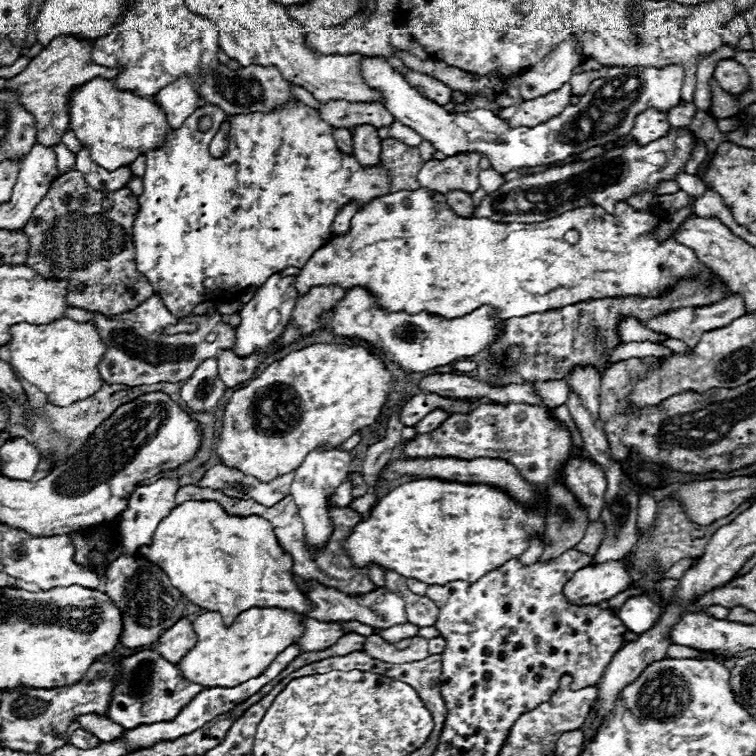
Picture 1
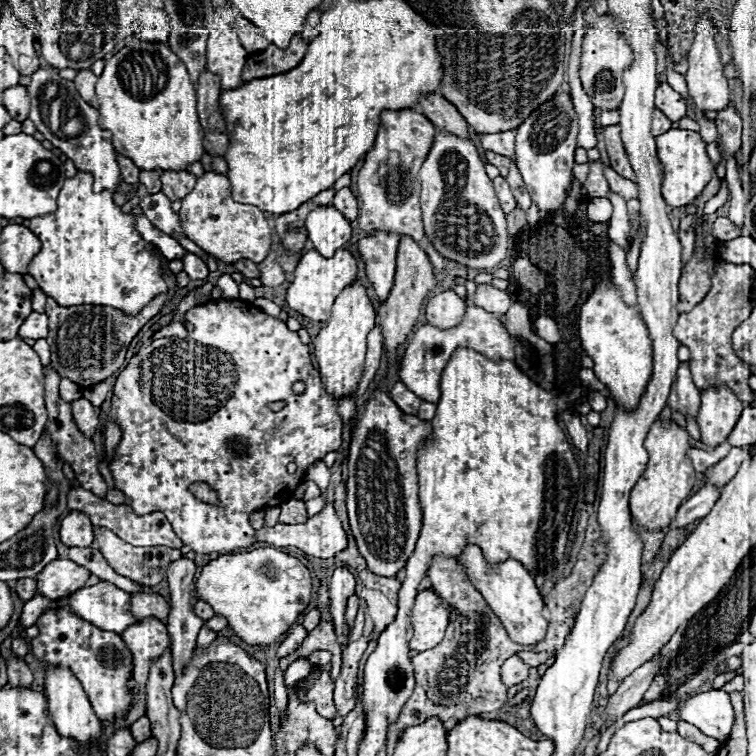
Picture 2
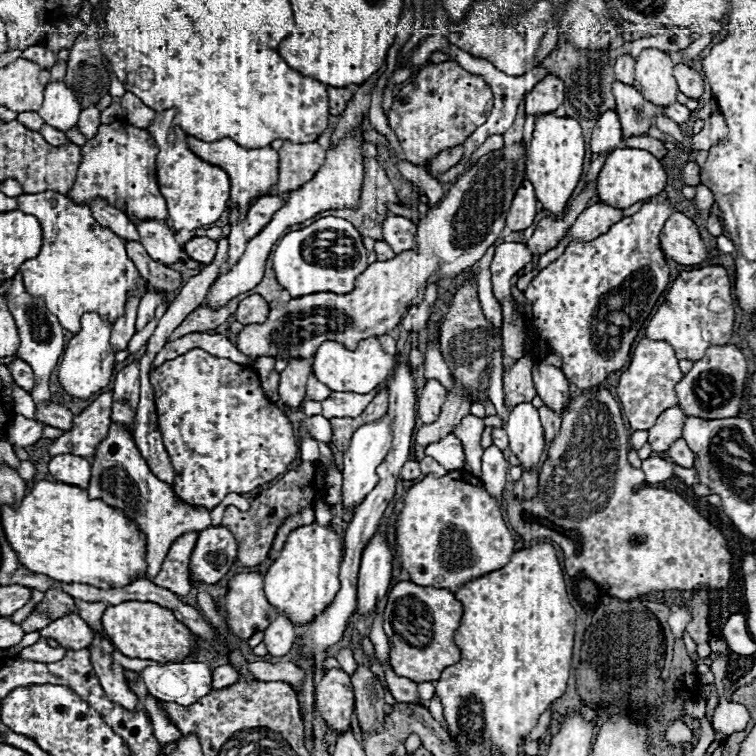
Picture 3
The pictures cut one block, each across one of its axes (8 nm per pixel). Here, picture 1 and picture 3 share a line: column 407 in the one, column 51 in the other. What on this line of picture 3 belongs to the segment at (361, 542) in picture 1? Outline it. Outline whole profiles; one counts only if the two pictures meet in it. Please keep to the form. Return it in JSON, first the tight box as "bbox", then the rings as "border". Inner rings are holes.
{"bbox":[2,482,146,590],"border":[[[36,482],[24,496],[20,508],[2,508],[2,524],[12,550],[18,554],[20,562],[34,574],[46,574],[54,580],[66,584],[88,584],[100,590],[124,588],[134,580],[146,576],[146,536],[138,526],[126,518],[118,508],[108,506],[104,500],[90,500],[86,490],[60,482]]]}

